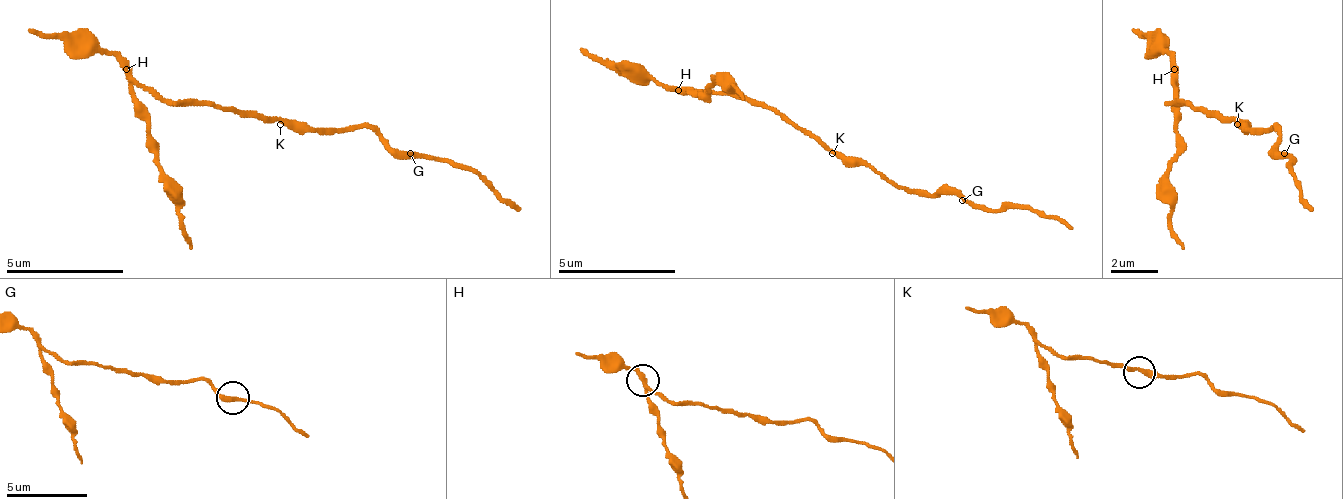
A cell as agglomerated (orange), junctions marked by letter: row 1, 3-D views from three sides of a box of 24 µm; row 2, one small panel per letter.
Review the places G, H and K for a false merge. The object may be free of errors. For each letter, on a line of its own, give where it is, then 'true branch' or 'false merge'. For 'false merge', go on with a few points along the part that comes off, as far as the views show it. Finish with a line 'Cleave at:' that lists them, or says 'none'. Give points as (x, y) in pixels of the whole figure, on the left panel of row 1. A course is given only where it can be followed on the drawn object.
G: (410, 153) | true branch
H: (126, 69) | false merge | (127, 71), (145, 147), (192, 248)
K: (280, 124) | true branch
Cleave at: H

